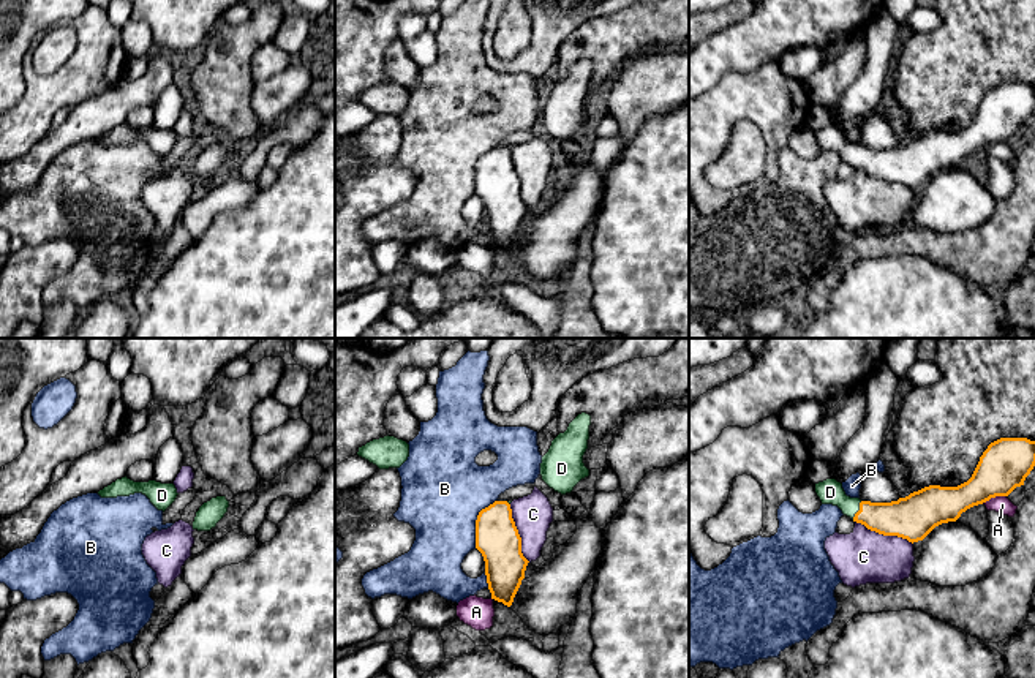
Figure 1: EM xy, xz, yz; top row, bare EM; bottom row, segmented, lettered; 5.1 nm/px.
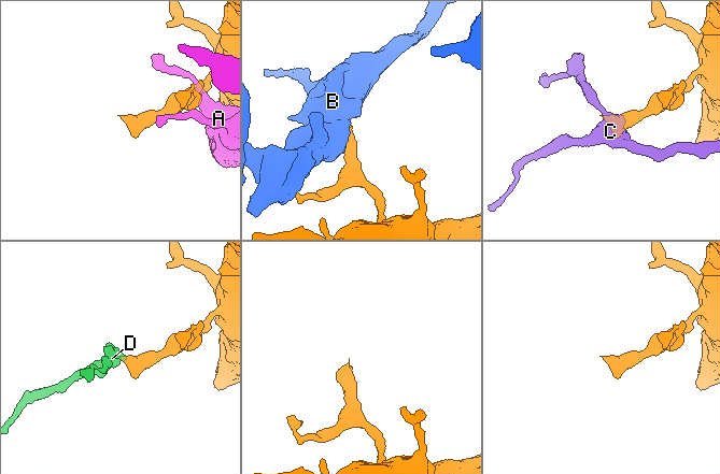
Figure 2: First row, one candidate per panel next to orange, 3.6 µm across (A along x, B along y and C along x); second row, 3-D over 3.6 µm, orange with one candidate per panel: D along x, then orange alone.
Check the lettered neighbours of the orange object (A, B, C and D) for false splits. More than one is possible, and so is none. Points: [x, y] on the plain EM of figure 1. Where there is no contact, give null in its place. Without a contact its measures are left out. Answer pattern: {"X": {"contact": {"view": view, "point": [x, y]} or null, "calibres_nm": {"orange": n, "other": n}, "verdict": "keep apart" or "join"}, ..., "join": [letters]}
{"A": {"contact": {"view": "yz", "point": [993, 143]}, "calibres_nm": {"orange": 240, "other": 90}, "verdict": "keep apart"}, "B": {"contact": {"view": "xz", "point": [476, 168]}, "calibres_nm": {"orange": 220, "other": 420}, "verdict": "keep apart"}, "C": {"contact": {"view": "xz", "point": [517, 179]}, "calibres_nm": {"orange": 220, "other": 200}, "verdict": "keep apart"}, "D": {"contact": {"view": "yz", "point": [858, 157]}, "calibres_nm": {"orange": 200, "other": 130}, "verdict": "join"}, "join": ["D"]}

